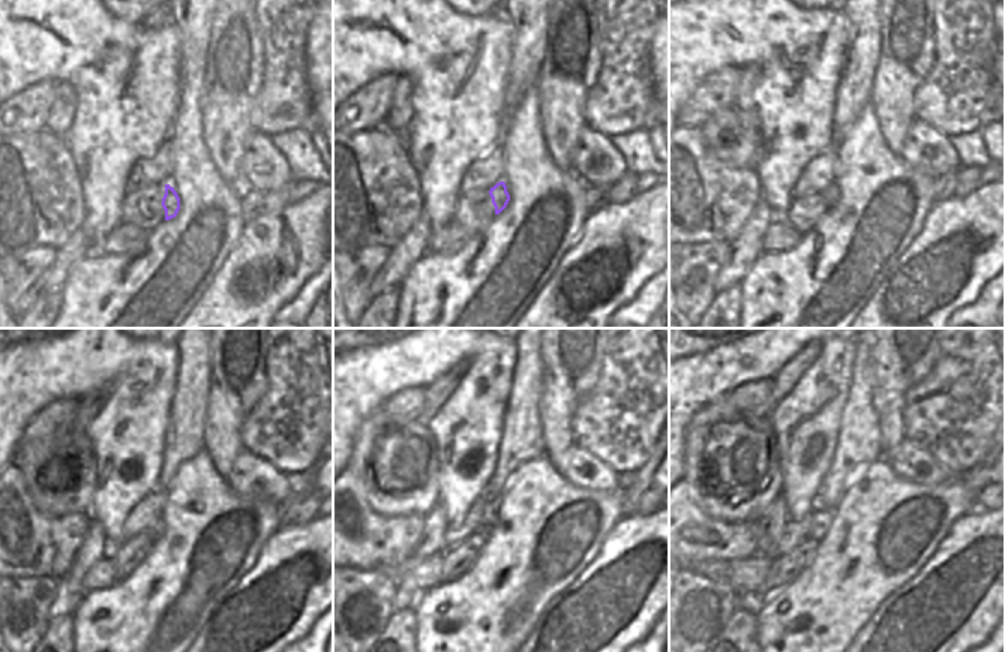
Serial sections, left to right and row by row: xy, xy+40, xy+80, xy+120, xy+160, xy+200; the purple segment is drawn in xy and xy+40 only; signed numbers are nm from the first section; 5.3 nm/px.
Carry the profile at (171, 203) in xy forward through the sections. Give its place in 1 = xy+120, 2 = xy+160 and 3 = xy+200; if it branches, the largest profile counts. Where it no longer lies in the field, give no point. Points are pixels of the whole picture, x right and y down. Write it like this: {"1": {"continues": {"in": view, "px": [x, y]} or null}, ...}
{"1": {"continues": {"in": "xy+120", "px": [158, 529]}}, "2": {"continues": {"in": "xy+160", "px": [489, 519]}}, "3": {"continues": {"in": "xy+200", "px": [822, 519]}}}

